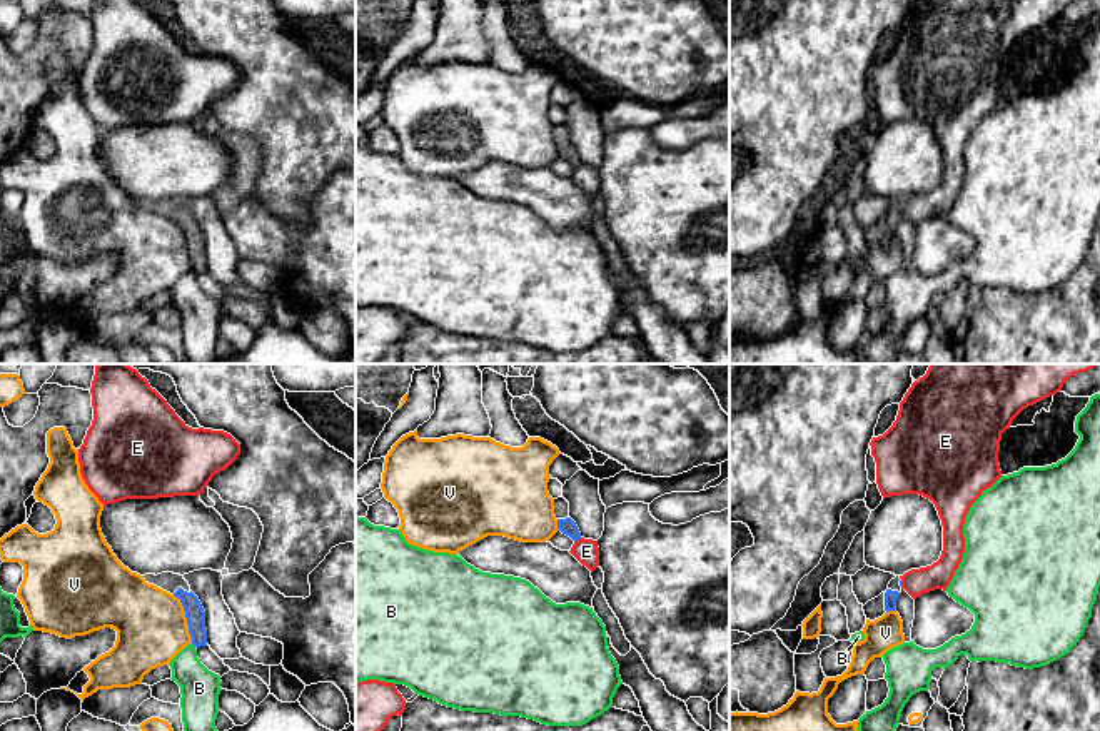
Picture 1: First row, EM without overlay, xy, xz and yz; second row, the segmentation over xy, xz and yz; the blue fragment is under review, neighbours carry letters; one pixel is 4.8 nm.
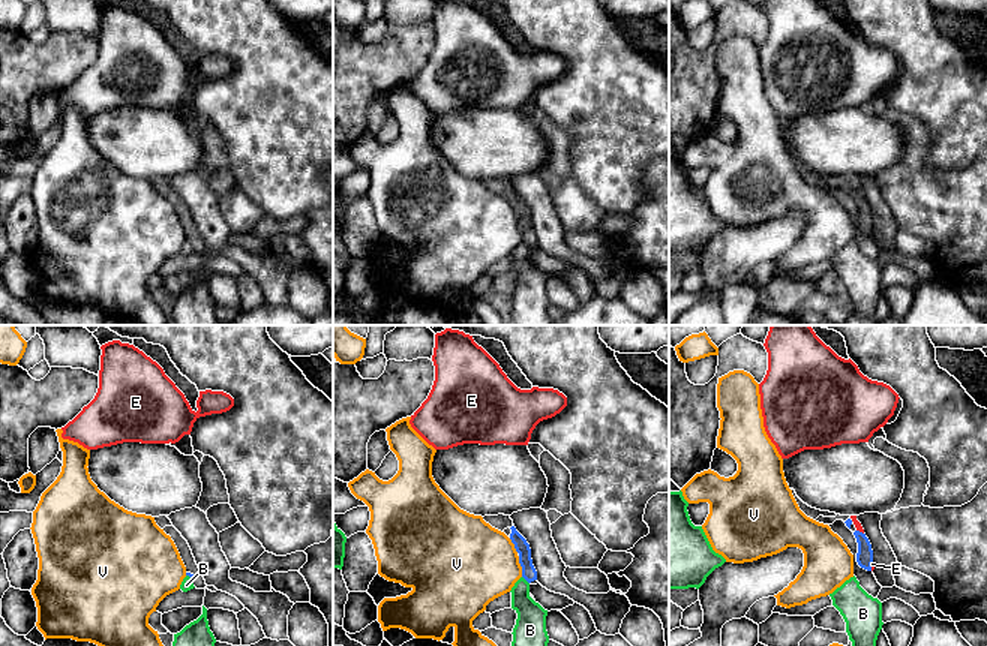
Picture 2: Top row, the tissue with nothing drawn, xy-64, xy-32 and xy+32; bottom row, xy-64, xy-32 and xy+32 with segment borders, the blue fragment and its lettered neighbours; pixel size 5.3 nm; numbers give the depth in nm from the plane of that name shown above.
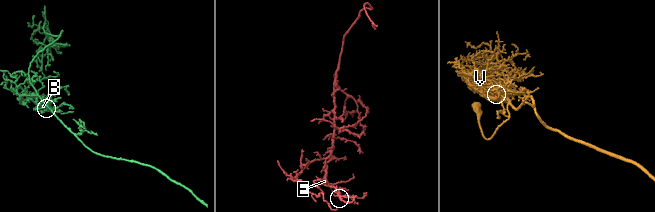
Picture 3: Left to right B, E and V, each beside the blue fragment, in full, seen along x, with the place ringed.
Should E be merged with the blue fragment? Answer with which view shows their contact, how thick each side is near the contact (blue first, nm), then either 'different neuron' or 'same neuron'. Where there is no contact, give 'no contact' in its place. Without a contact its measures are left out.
xz | 80/120 nm | different neuron

